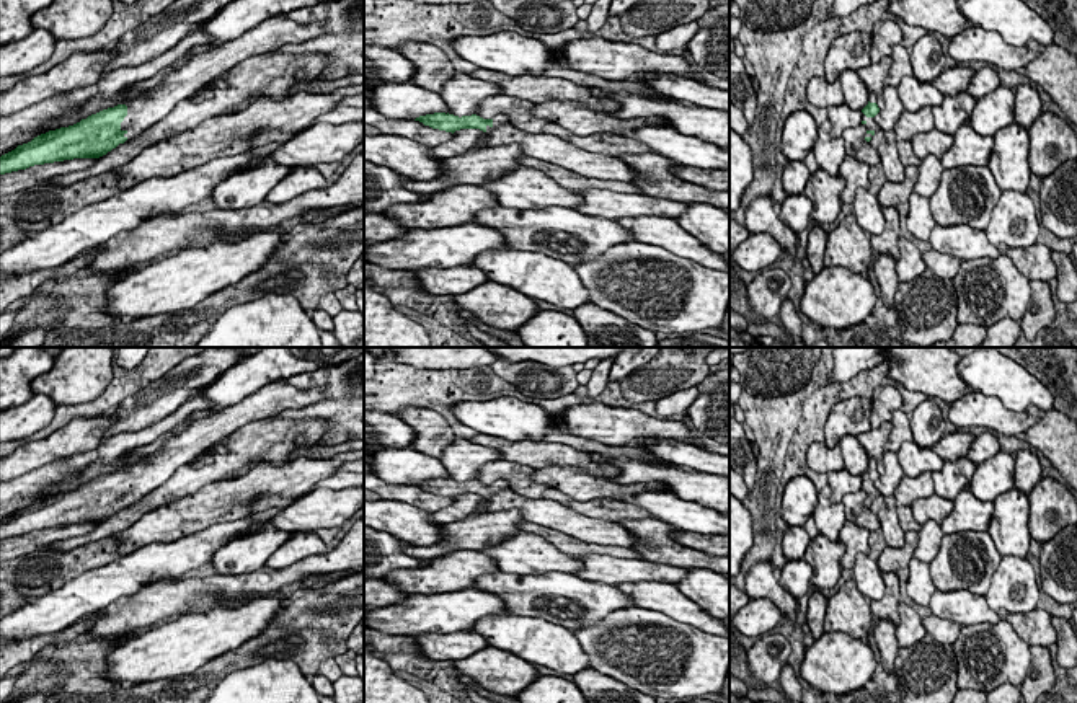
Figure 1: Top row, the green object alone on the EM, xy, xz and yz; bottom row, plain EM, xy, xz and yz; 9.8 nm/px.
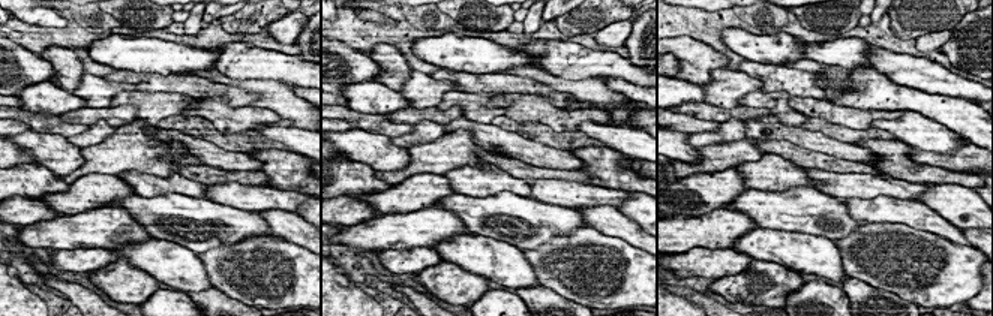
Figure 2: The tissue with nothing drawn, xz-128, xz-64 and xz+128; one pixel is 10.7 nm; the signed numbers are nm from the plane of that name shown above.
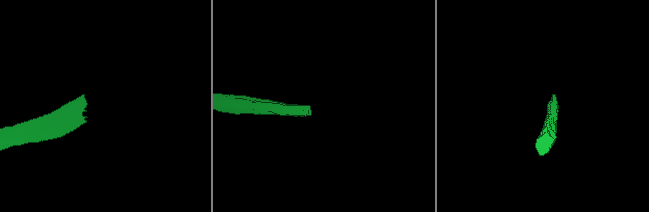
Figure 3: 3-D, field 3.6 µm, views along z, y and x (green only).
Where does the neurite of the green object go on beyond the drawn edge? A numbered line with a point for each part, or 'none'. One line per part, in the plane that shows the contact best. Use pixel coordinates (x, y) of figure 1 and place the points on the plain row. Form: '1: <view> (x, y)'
1: xy (150, 472)

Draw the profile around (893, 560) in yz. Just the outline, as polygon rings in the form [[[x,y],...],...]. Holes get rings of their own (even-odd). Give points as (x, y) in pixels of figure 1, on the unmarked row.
[[[906,532],[906,543],[902,548],[886,546],[878,559],[881,573],[894,573],[899,577],[901,597],[907,595],[906,586],[909,579],[909,561],[914,556],[915,545],[919,543],[917,532]]]

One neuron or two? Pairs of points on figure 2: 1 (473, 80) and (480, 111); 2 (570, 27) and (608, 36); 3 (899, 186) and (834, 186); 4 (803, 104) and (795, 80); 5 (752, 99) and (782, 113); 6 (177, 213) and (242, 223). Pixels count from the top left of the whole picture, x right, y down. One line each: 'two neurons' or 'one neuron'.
1: two neurons
2: two neurons
3: one neuron
4: two neurons
5: one neuron
6: one neuron

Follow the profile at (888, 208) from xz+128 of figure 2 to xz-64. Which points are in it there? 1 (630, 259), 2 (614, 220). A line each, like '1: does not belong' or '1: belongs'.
1: does not belong
2: belongs

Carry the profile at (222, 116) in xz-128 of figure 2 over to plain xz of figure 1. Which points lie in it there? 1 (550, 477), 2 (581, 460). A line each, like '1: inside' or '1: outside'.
1: inside
2: outside

